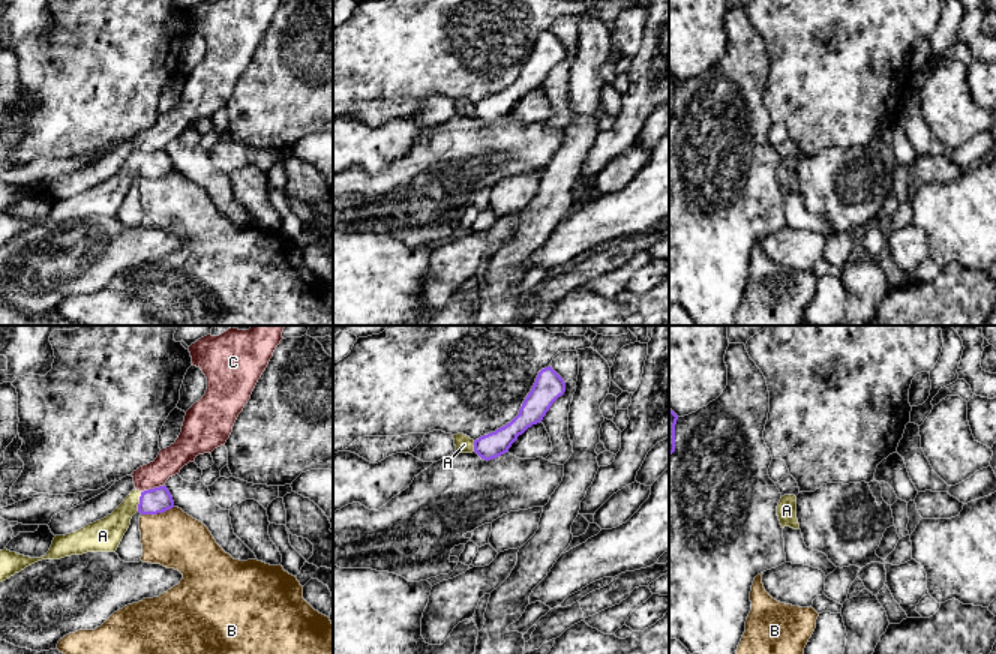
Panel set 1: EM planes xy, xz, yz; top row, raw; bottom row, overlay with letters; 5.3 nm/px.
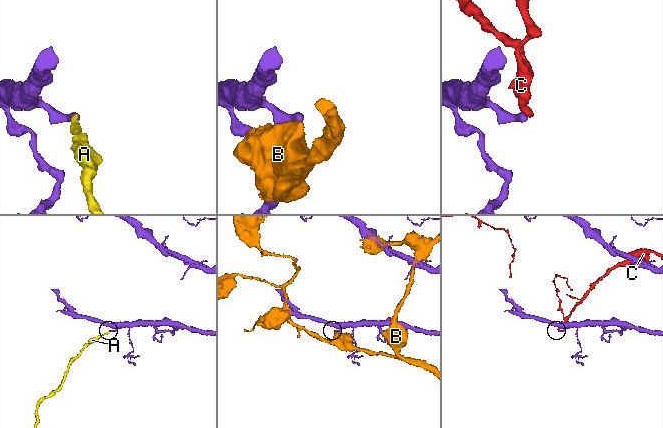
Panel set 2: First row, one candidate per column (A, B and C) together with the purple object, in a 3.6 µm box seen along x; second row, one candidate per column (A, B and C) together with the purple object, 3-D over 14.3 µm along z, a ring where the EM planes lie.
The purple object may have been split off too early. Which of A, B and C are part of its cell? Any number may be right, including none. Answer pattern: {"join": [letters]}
{"join": ["A"]}

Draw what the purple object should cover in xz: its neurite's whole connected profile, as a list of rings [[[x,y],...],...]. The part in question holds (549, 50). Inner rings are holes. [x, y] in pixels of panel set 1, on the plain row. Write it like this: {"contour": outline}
{"contour": [[[550,30],[542,33],[519,78],[510,87],[476,105],[464,98],[453,99],[456,116],[476,116],[484,124],[507,117],[519,99],[543,84],[552,68],[562,60],[564,56],[564,44]]]}

